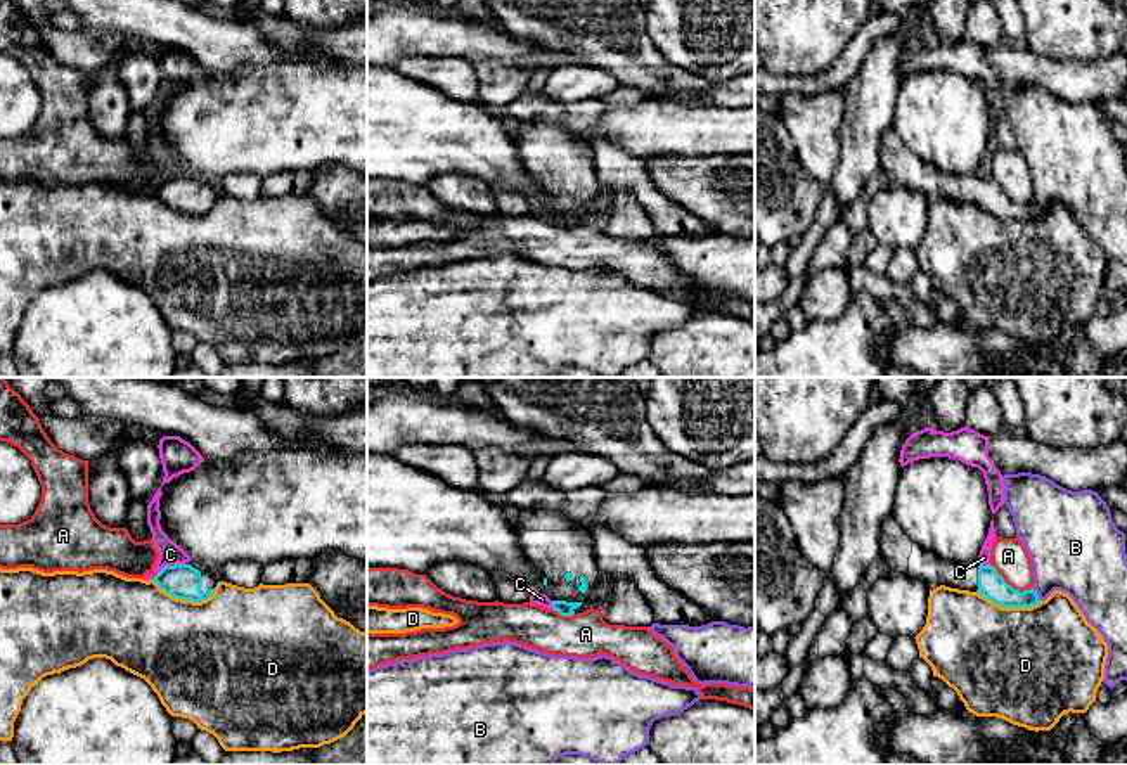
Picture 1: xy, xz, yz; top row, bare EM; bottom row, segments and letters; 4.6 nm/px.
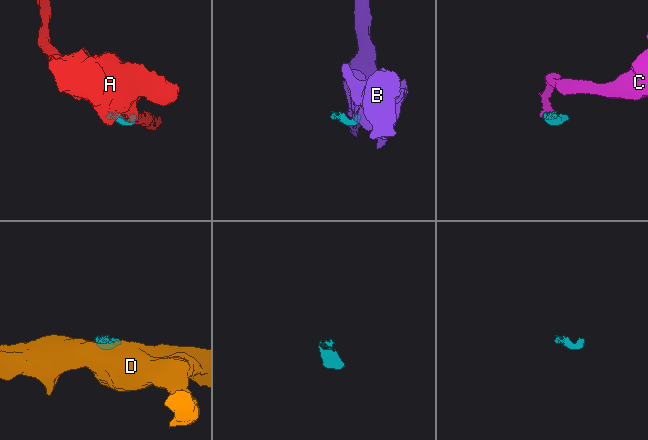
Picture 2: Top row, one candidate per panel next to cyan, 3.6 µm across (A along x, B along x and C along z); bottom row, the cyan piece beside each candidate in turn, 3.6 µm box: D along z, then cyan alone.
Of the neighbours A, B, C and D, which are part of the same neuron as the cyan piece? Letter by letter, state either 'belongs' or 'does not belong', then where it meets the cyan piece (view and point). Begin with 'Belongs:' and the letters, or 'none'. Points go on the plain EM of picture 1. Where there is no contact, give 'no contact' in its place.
Belongs: none
A: does not belong | yz (1010, 198)
B: does not belong | yz (1036, 206)
C: does not belong | xy (170, 179)
D: does not belong | xy (187, 212)

